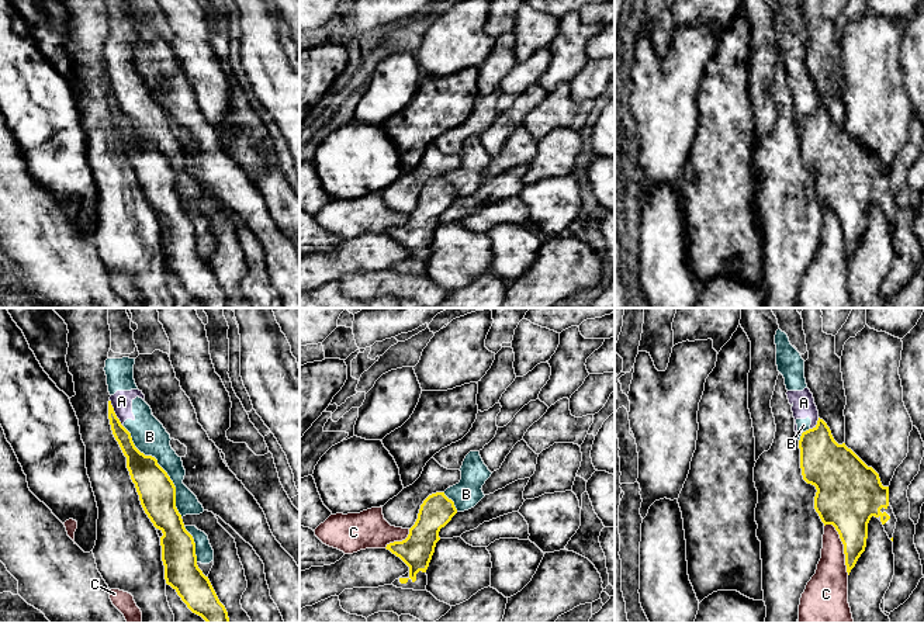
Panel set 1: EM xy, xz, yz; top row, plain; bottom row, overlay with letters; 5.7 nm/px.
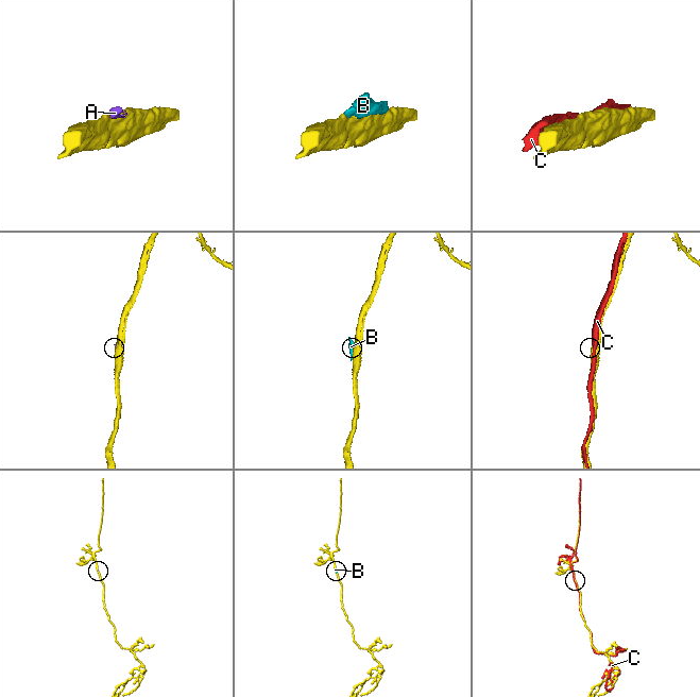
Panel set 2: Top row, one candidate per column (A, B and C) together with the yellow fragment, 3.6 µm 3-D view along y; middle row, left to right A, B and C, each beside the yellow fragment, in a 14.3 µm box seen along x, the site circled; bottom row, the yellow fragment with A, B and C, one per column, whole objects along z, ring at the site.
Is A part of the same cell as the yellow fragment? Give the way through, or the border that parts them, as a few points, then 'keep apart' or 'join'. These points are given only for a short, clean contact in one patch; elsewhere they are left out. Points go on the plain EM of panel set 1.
border xy (110, 85), (114, 99), (123, 111); keep apart

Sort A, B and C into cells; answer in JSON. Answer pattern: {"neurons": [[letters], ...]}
{"neurons": [["A", "B"], ["C"]]}

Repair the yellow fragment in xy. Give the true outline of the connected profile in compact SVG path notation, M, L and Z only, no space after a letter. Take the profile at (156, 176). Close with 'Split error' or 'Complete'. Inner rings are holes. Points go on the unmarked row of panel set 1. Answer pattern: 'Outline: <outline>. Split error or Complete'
Outline: M108 86L108 104L113 120L127 142L127 153L141 190L153 211L163 218L160 231L166 269L207 308L229 308L225 291L219 287L208 262L197 250L195 228L176 193L173 166L155 142L145 141L135 132L111 86Z. Complete

